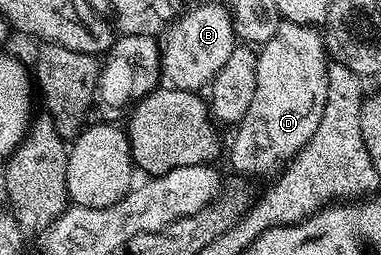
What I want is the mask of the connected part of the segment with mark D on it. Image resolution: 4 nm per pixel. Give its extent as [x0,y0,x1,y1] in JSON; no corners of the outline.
[228,22,330,175]

